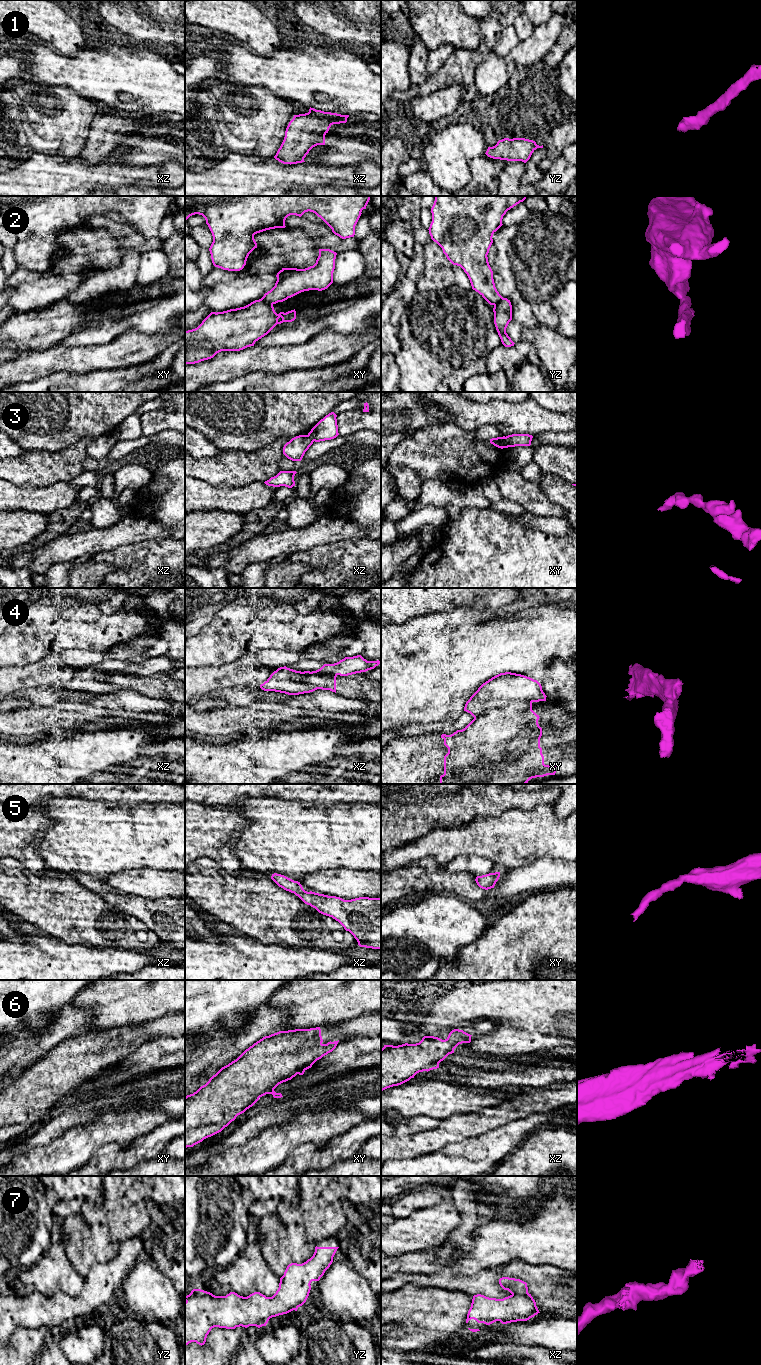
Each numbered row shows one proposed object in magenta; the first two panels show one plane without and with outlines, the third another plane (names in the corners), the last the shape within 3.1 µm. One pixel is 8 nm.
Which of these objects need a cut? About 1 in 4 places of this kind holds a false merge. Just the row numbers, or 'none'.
2, 3, 4

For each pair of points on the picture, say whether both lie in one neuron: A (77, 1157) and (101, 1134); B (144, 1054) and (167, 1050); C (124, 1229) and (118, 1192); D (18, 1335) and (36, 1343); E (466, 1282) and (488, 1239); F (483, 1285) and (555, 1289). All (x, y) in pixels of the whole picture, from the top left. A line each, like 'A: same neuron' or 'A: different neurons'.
A: same neuron
B: same neuron
C: same neuron
D: same neuron
E: same neuron
F: same neuron

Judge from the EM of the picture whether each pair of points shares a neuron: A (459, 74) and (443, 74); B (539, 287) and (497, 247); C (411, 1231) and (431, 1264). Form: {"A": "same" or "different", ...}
{"A": "same", "B": "same", "C": "different"}

